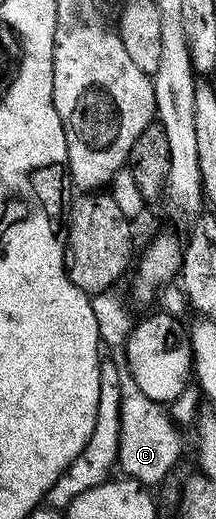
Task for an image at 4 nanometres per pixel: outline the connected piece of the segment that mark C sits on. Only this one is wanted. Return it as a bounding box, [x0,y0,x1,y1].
[90,290,181,488]

